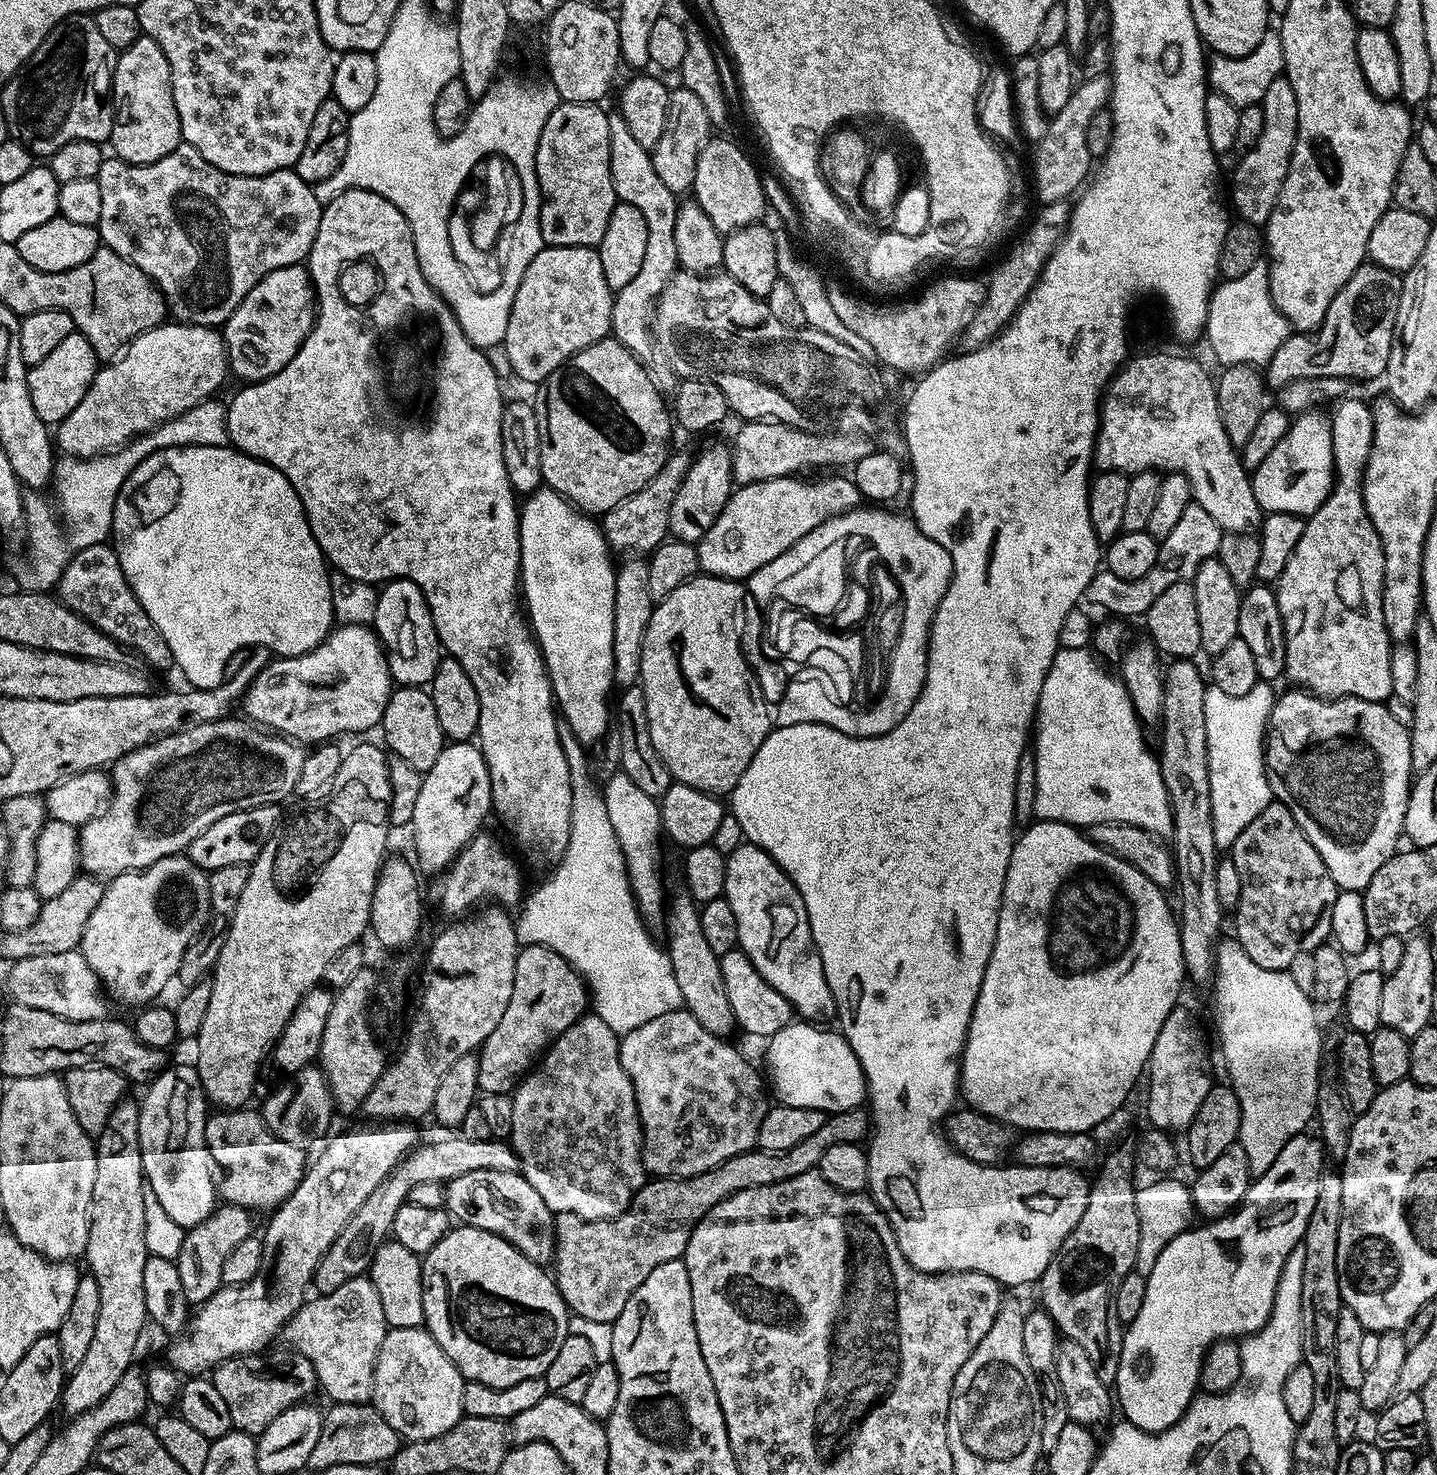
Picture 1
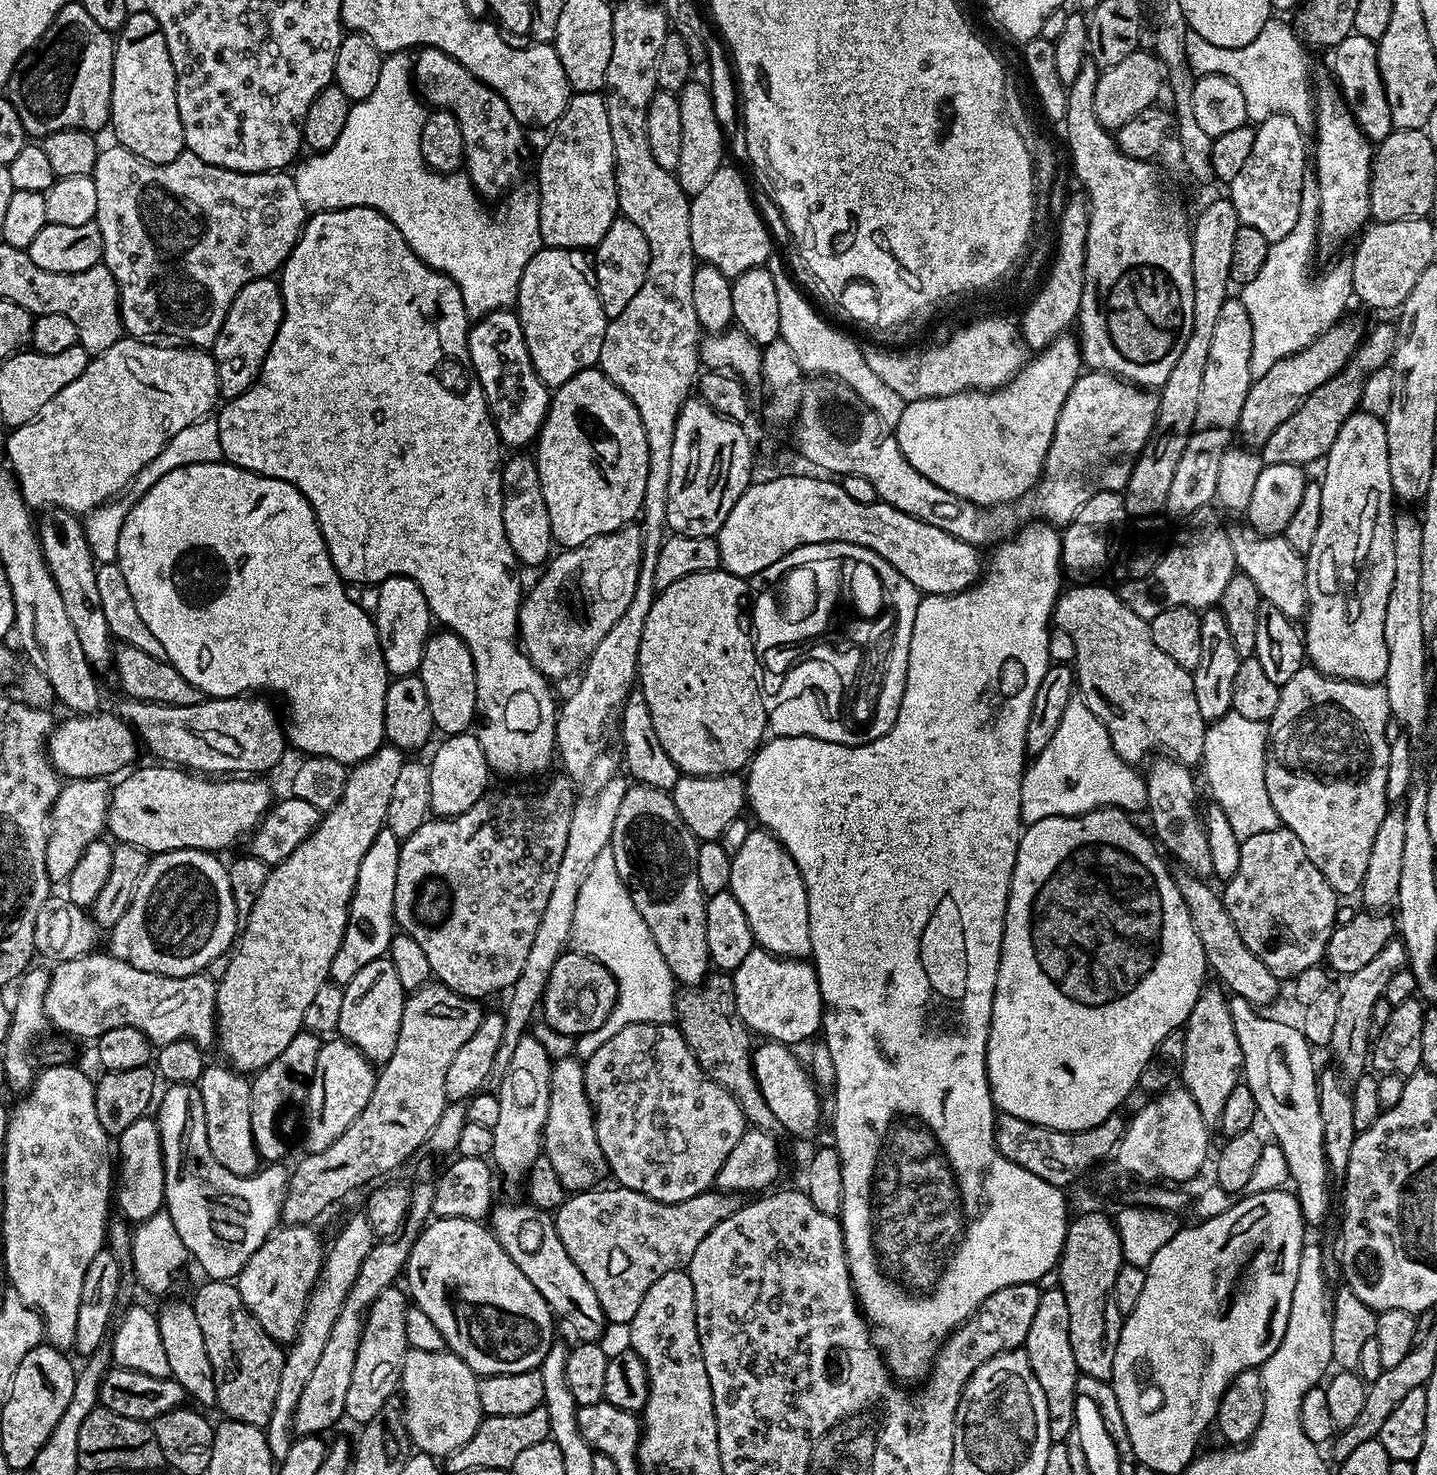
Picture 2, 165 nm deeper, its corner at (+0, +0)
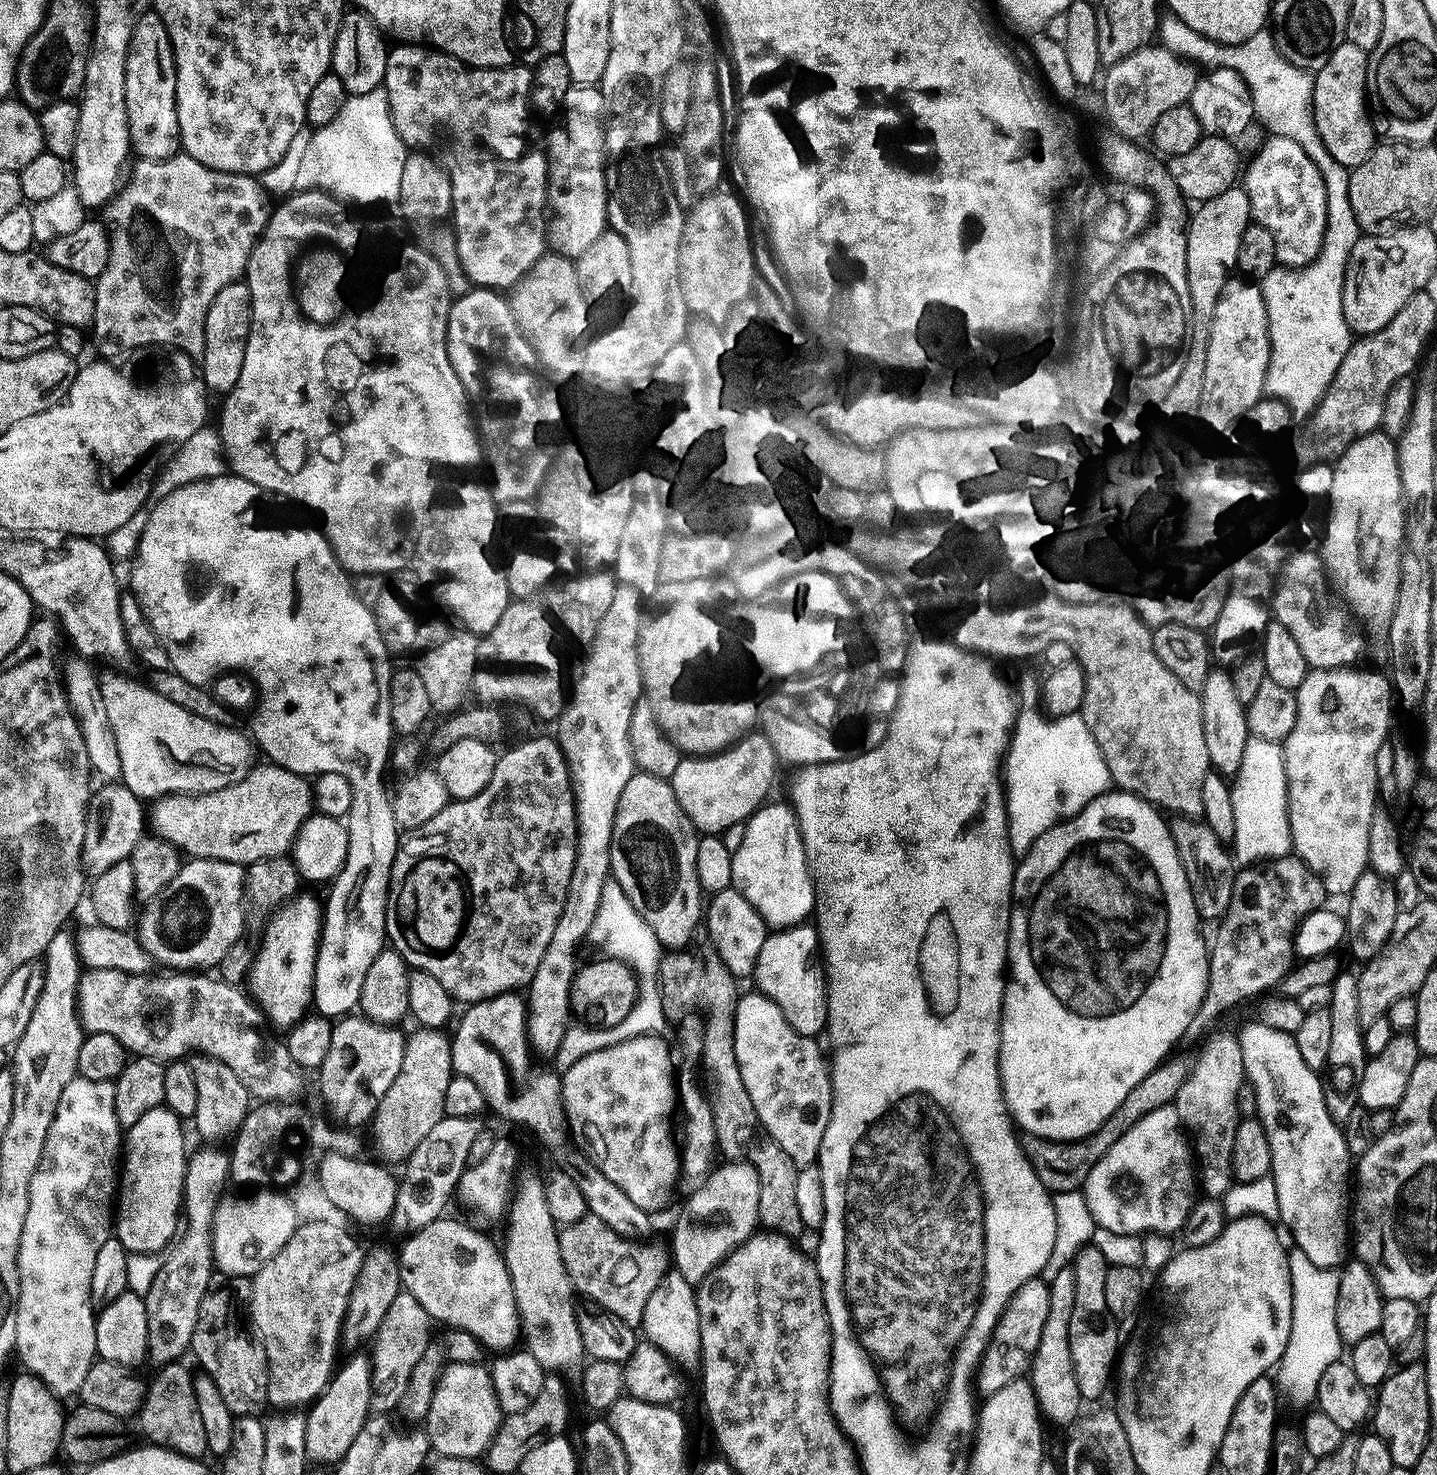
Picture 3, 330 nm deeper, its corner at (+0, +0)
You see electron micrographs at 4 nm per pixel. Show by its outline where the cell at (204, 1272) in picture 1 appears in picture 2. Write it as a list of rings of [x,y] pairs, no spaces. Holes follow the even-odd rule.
[[[429,982],[422,985],[422,987],[415,989],[405,999],[404,1009],[402,1010],[402,1026],[398,1030],[398,1046],[394,1046],[394,1054],[390,1054],[390,1062],[386,1062],[377,1071],[376,1074],[376,1085],[374,1086],[374,1094],[370,1094],[370,1102],[366,1102],[366,1110],[362,1110],[362,1114],[358,1114],[358,1118],[354,1118],[354,1122],[350,1122],[350,1126],[346,1130],[346,1134],[342,1134],[342,1138],[338,1138],[338,1142],[333,1142],[330,1147],[321,1152],[309,1152],[303,1158],[304,1161],[295,1169],[291,1169],[288,1178],[288,1189],[286,1190],[286,1198],[284,1199],[284,1205],[280,1211],[283,1223],[285,1225],[289,1224],[306,1224],[311,1225],[312,1220],[316,1220],[324,1211],[327,1210],[331,1204],[336,1204],[339,1202],[343,1196],[348,1196],[351,1194],[355,1188],[360,1188],[363,1184],[371,1185],[373,1182],[371,1180],[376,1180],[379,1176],[384,1176],[387,1172],[392,1172],[395,1170],[399,1164],[404,1163],[419,1147],[422,1148],[428,1141],[428,1135],[434,1130],[435,1124],[438,1122],[443,1114],[443,1110],[446,1104],[449,1103],[446,1098],[446,1069],[450,1066],[450,1062],[454,1059],[454,1054],[458,1054],[458,1050],[462,1050],[462,1046],[470,1038],[470,1034],[474,1034],[474,1030],[478,1030],[478,1026],[484,1021],[486,1012],[485,1009],[480,1009],[481,1001],[479,999],[473,998],[471,996],[463,996],[458,994],[454,990],[441,986],[436,982]]]

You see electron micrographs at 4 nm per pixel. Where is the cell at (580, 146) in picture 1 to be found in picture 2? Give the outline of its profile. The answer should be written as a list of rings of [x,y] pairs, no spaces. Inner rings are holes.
[[[569,95],[566,110],[550,135],[536,172],[540,183],[540,239],[550,248],[595,249],[618,215],[614,138],[610,138],[610,118],[603,95]]]

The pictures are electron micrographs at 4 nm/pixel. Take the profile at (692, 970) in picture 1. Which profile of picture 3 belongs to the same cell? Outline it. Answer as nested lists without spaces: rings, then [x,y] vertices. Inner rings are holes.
[[[639,770],[633,772],[630,782],[626,782],[626,790],[622,790],[622,798],[618,800],[618,814],[614,818],[614,834],[610,838],[610,876],[618,882],[618,886],[622,886],[626,898],[630,898],[630,906],[642,914],[646,926],[654,930],[661,945],[668,950],[680,950],[691,945],[688,943],[696,927],[702,924],[702,889],[696,869],[699,841],[696,827],[690,818],[686,818],[686,810],[678,806],[678,798],[674,798],[671,783],[654,774]]]

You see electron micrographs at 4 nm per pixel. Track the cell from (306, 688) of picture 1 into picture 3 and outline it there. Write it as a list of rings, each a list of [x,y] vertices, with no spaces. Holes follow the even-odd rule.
[[[101,675],[99,683],[104,713],[113,728],[121,759],[120,780],[123,787],[129,788],[141,801],[152,802],[173,794],[199,794],[222,790],[222,786],[230,786],[241,780],[248,769],[253,767],[253,745],[247,735],[244,737],[242,733],[235,732],[235,727],[198,718],[198,714],[190,714],[182,710],[182,706],[174,706],[174,702],[162,698],[162,694],[158,694],[151,687],[146,688],[134,680],[127,680],[124,676]]]

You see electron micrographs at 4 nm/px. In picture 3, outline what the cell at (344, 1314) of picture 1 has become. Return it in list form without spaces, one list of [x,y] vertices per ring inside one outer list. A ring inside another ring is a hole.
[[[401,1291],[390,1302],[390,1310],[386,1310],[386,1318],[382,1318],[380,1329],[374,1336],[376,1346],[370,1351],[372,1361],[372,1403],[377,1409],[395,1409],[400,1399],[406,1394],[406,1386],[414,1374],[414,1366],[430,1347],[428,1340],[432,1336],[434,1321],[428,1311],[414,1298],[414,1294]]]

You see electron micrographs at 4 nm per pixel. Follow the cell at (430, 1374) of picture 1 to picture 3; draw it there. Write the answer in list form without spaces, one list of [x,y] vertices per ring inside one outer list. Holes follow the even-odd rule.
[[[449,1363],[434,1390],[426,1417],[431,1447],[442,1456],[480,1458],[487,1453],[500,1429],[502,1413],[494,1394],[492,1373],[483,1363]]]

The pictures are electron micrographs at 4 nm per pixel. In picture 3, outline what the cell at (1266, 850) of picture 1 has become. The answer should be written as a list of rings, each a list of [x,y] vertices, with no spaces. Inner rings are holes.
[[[1295,854],[1280,856],[1263,866],[1248,866],[1237,871],[1234,890],[1230,894],[1230,906],[1218,922],[1216,941],[1211,941],[1208,954],[1208,989],[1196,1013],[1190,1018],[1187,1039],[1202,1035],[1223,1012],[1234,1007],[1239,1000],[1248,1000],[1267,988],[1275,989],[1284,975],[1294,967],[1293,938],[1301,921],[1319,909],[1326,900],[1324,883],[1314,875],[1304,861]]]

